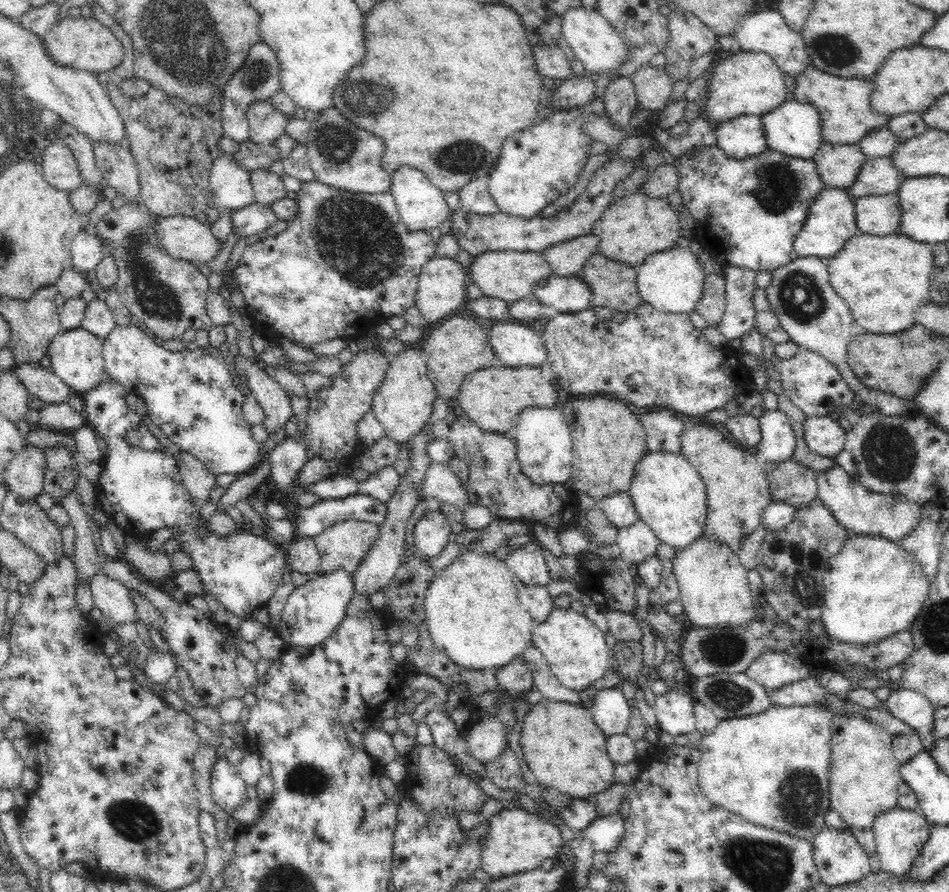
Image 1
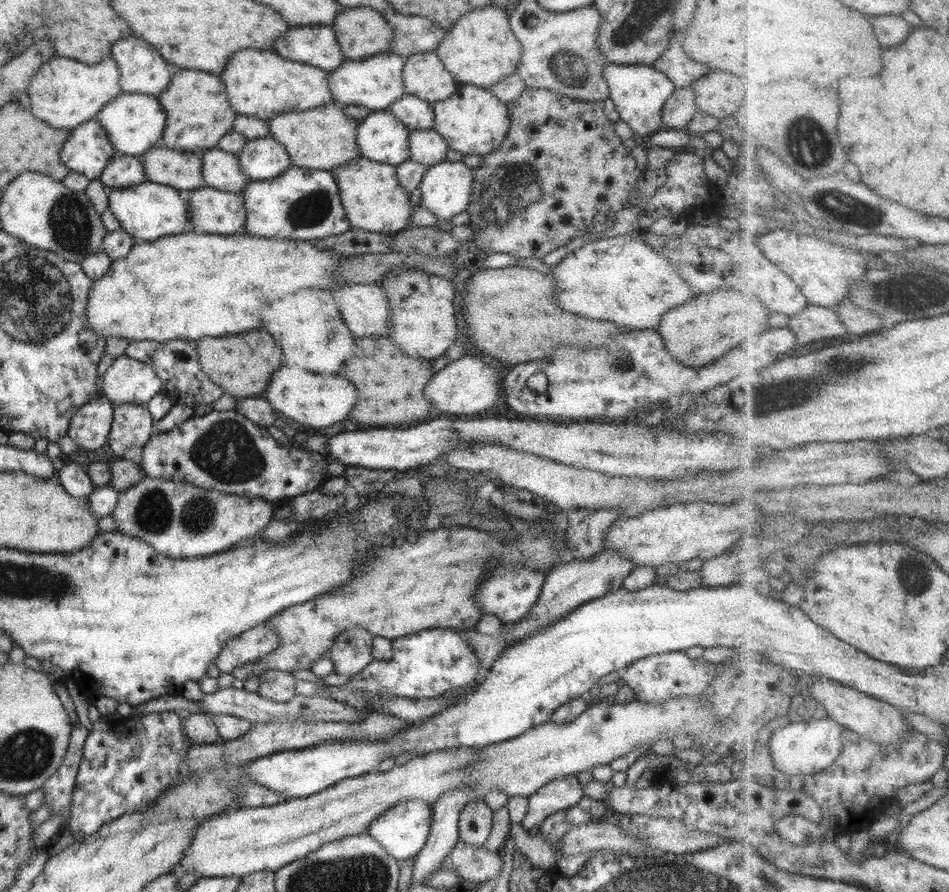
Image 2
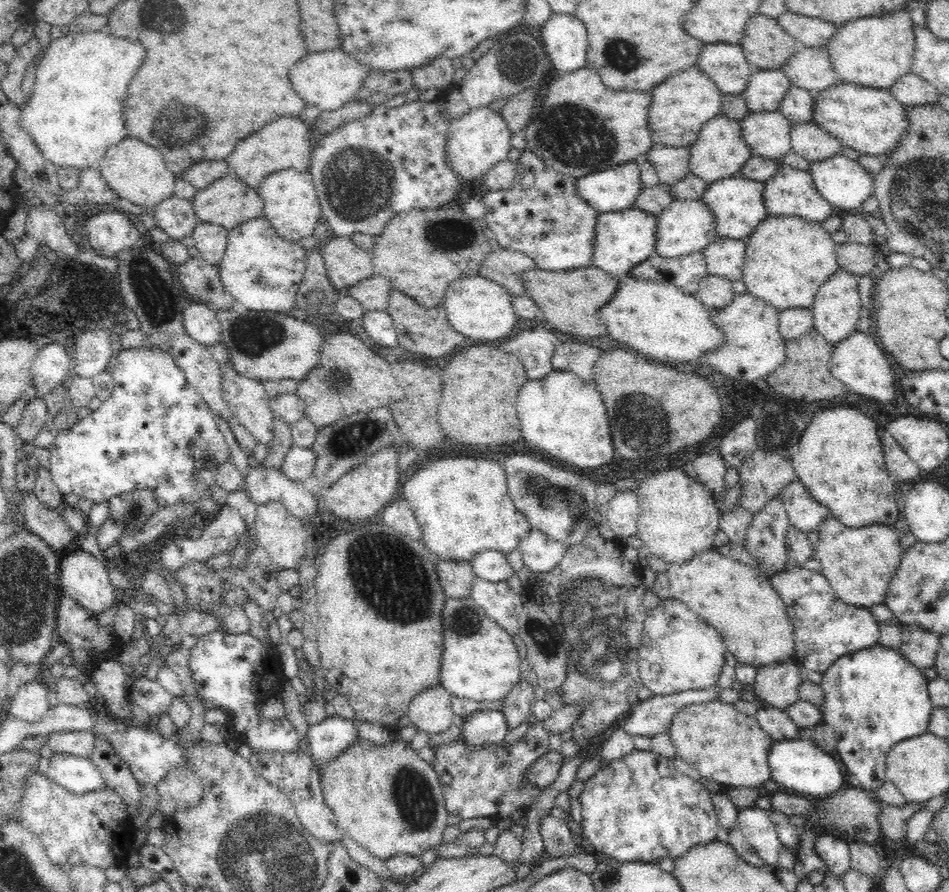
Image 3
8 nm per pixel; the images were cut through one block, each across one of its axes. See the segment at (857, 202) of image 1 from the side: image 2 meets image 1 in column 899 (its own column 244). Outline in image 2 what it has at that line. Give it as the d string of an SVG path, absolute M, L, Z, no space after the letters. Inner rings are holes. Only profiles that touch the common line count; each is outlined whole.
M204 186L187 195L189 230L206 234L245 234L246 207L242 193L222 192Z

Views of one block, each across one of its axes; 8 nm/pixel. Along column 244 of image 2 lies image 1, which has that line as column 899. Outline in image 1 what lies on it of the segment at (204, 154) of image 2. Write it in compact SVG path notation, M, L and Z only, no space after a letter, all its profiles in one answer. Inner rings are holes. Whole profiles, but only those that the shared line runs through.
M890 157L867 158L846 191L852 200L874 194L896 193L905 178Z

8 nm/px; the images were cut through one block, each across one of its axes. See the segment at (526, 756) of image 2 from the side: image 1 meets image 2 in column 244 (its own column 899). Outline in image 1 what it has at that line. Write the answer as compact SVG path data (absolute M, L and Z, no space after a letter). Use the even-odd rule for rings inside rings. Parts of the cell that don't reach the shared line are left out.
M896 806L881 812L875 818L871 828L875 836L875 852L879 857L881 870L896 875L906 875L916 857L921 854L931 828L932 824L918 809L904 810Z

